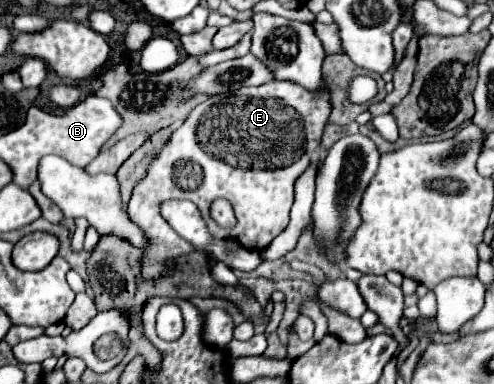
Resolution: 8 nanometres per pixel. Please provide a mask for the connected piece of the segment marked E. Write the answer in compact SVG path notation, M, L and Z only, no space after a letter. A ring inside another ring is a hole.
M248 53L240 59L204 69L182 87L184 99L192 99L194 95L208 95L210 99L192 109L186 123L172 135L158 159L154 159L148 175L134 187L128 203L130 221L140 227L148 241L146 251L142 251L142 279L146 283L162 281L168 261L172 263L180 255L196 251L194 245L180 239L160 217L164 199L196 201L214 239L236 237L242 247L250 250L264 250L286 229L294 203L294 183L308 169L320 145L322 129L330 115L330 103L324 85L320 93L308 93L296 83L268 81L272 79L266 65ZM230 161L240 161L240 165L232 165ZM216 197L224 197L232 203L238 219L234 229L222 229L210 219L210 203Z

